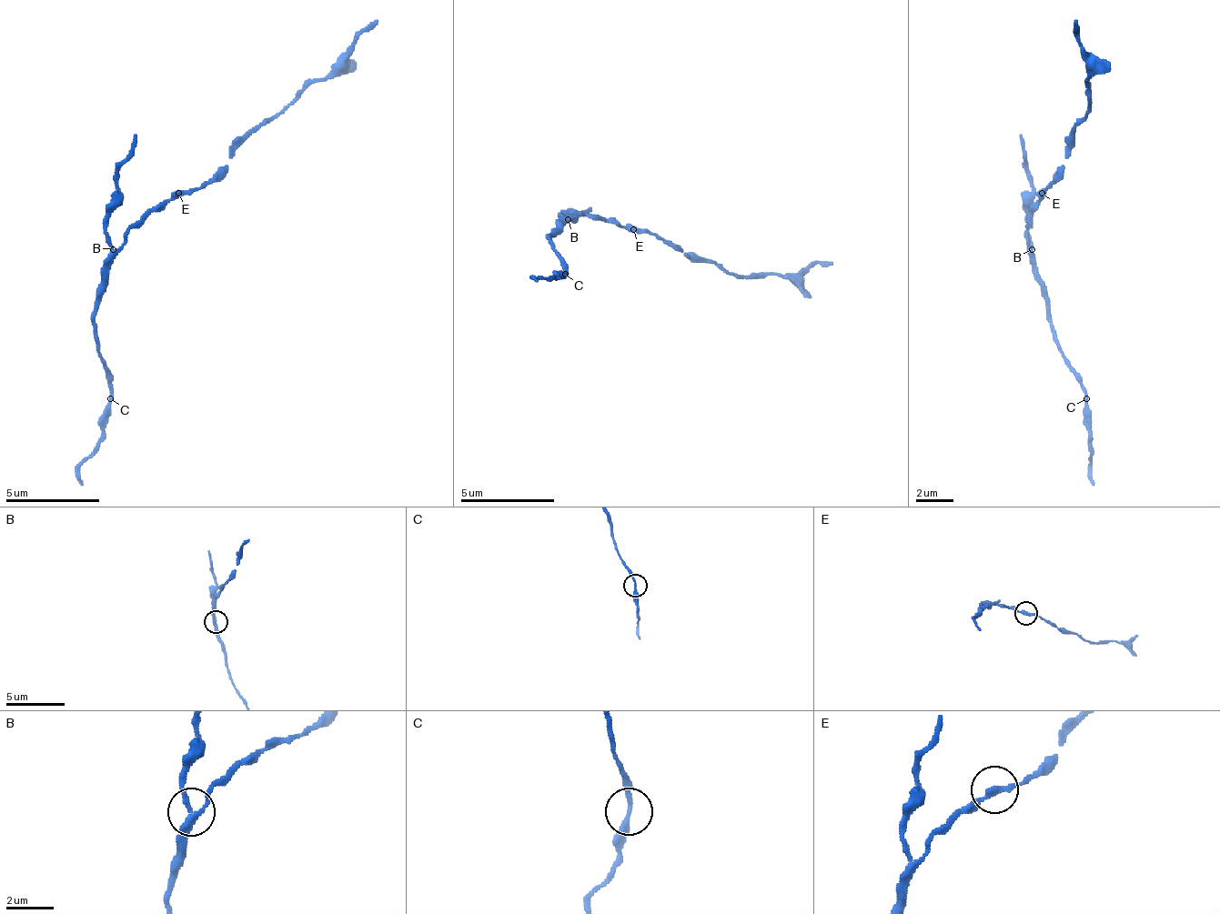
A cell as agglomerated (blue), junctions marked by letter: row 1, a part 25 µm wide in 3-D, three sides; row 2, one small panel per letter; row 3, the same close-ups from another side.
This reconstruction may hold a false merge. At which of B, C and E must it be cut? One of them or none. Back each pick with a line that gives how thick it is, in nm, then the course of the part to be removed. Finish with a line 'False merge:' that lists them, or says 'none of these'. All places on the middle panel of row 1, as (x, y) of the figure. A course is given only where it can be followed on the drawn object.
B: calibre 200 nm; course (566, 221), (561, 216), (589, 206)
False merge: B

